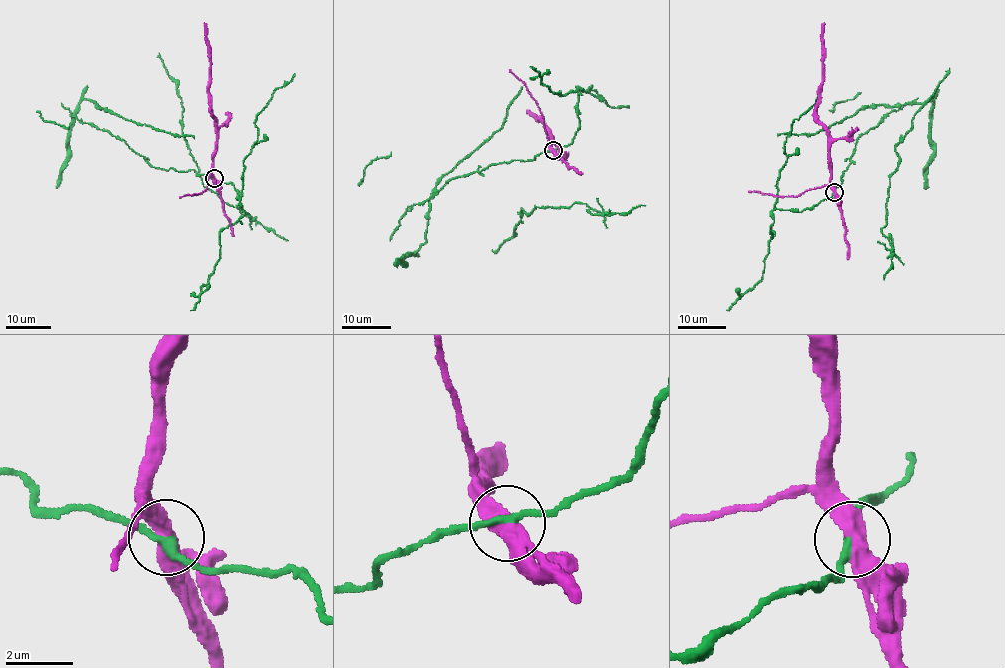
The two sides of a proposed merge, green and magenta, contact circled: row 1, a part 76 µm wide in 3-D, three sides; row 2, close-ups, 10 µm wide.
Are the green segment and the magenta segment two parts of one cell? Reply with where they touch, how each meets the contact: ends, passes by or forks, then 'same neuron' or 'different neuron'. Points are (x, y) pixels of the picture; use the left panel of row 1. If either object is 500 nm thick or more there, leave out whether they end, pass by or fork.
at (214, 178); different neuron

